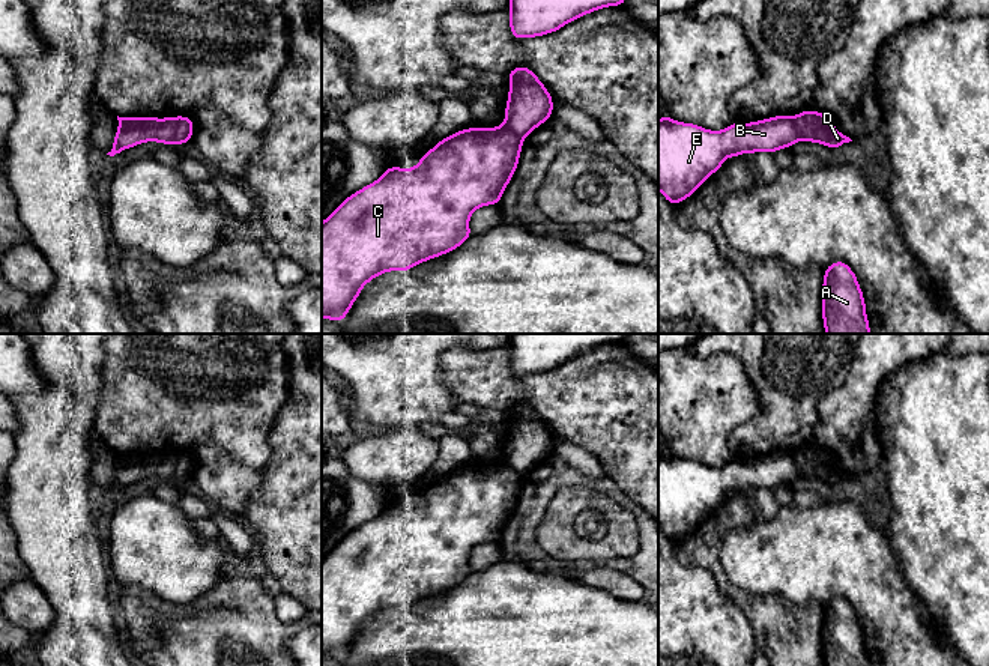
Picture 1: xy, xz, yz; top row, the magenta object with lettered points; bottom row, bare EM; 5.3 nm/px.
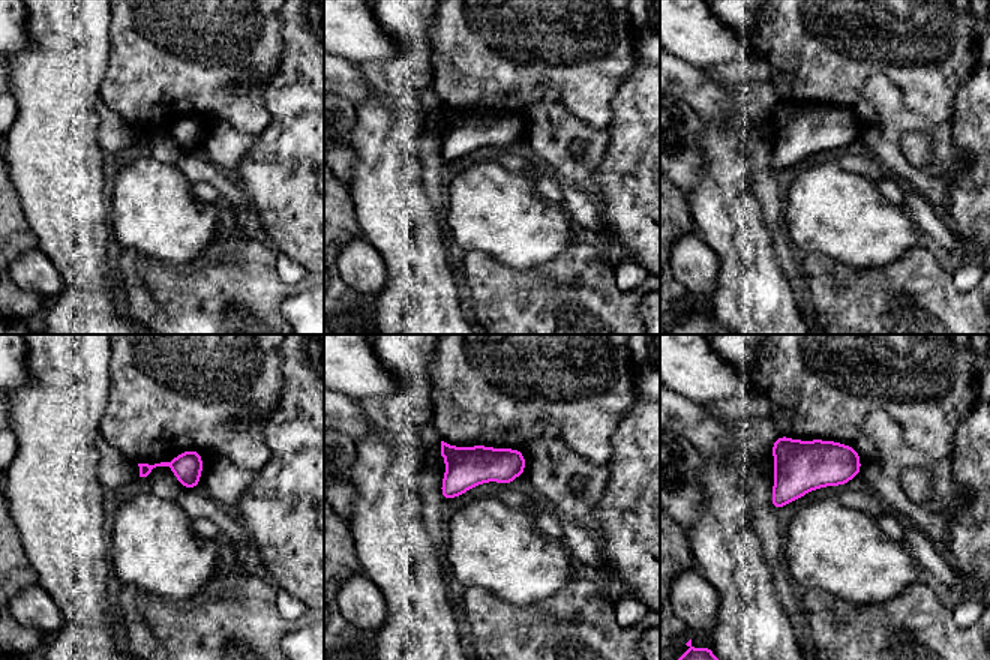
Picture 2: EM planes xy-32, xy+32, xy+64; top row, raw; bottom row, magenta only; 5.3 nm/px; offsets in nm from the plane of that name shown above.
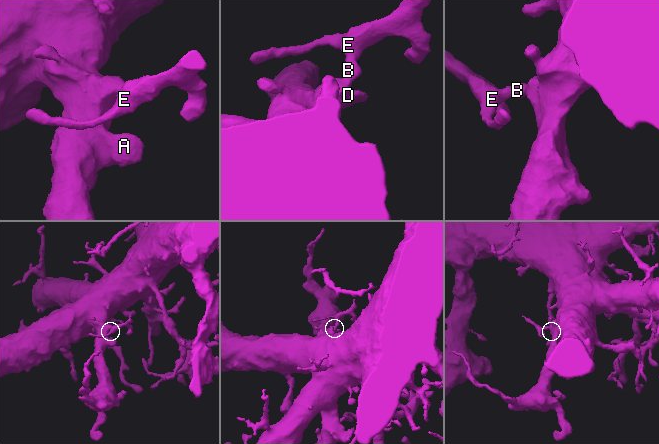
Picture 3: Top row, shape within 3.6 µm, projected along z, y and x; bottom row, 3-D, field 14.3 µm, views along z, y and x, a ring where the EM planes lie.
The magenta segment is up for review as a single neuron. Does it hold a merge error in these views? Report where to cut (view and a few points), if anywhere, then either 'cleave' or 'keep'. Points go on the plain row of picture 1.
xy (181, 454), (173, 480) | cleave

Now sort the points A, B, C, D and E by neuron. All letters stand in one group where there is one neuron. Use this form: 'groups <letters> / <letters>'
groups A C D / B E

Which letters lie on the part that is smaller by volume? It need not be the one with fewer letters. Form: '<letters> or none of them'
B, E

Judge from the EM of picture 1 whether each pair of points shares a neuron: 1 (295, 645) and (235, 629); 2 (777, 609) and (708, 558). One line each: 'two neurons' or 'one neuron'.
1: two neurons
2: one neuron

